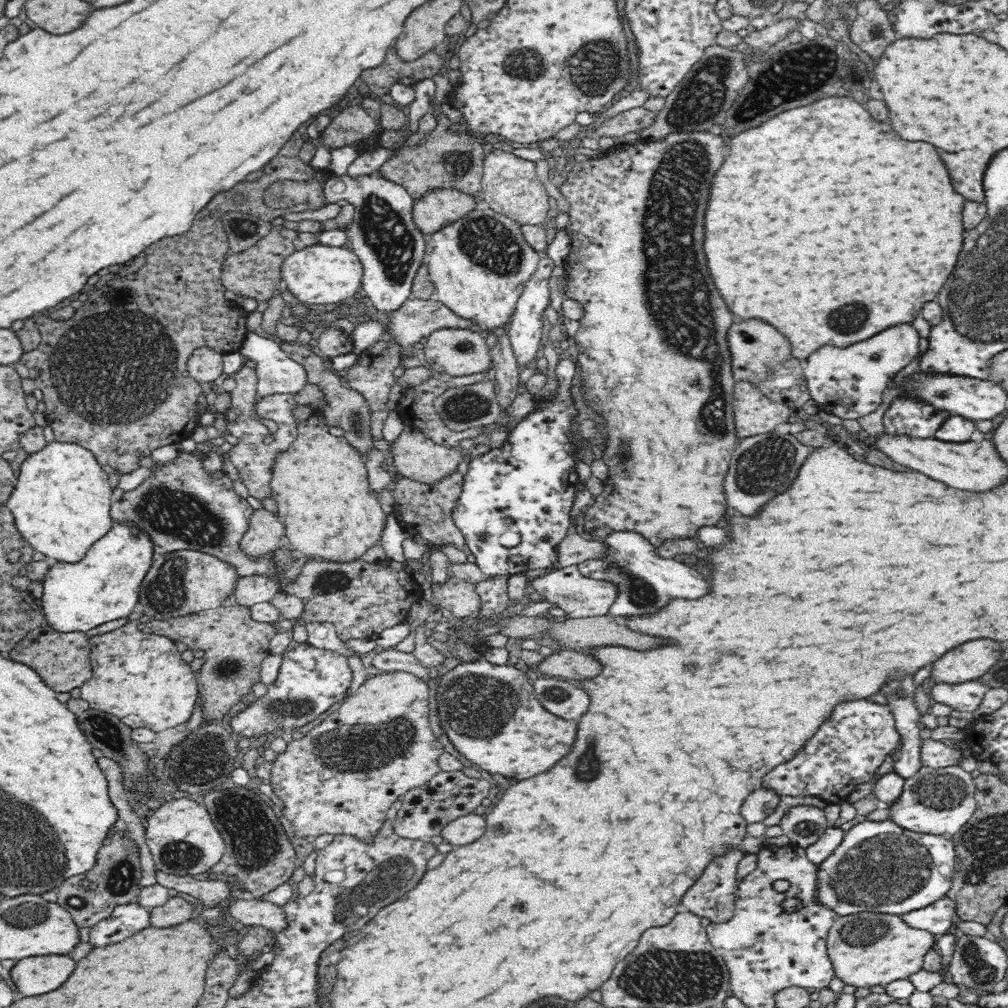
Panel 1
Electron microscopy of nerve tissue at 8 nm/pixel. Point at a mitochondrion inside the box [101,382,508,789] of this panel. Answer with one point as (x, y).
(191, 522)

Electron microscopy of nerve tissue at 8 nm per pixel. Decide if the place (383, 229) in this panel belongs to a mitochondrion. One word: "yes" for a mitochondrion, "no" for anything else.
yes

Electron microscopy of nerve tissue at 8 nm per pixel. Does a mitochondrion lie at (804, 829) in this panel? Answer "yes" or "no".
yes

